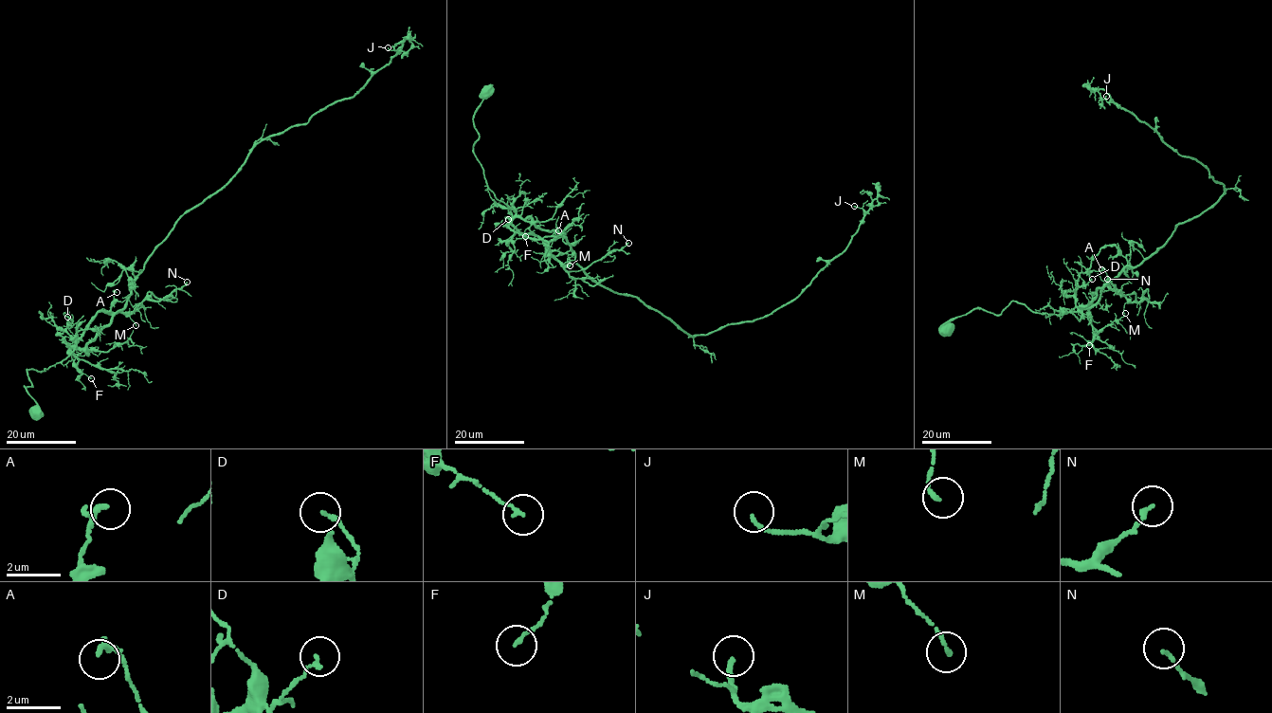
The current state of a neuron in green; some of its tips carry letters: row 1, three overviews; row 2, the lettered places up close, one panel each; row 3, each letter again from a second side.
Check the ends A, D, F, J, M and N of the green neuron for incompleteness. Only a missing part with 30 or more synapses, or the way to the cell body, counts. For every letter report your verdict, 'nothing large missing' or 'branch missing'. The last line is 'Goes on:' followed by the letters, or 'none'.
A: nothing large missing
D: nothing large missing
F: nothing large missing
J: branch missing
M: nothing large missing
N: nothing large missing
Goes on: J

